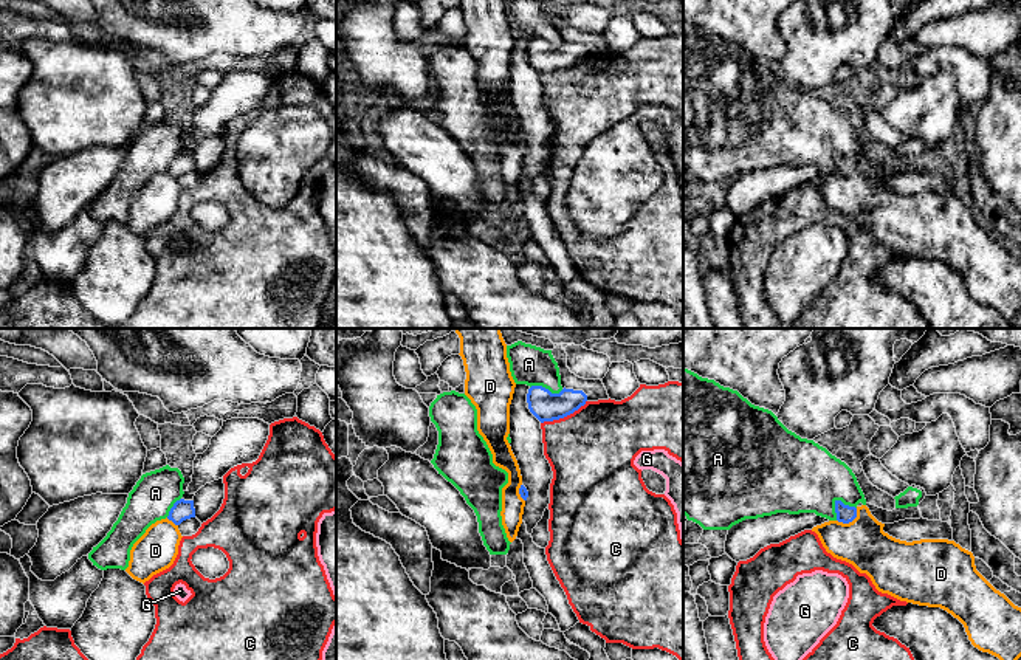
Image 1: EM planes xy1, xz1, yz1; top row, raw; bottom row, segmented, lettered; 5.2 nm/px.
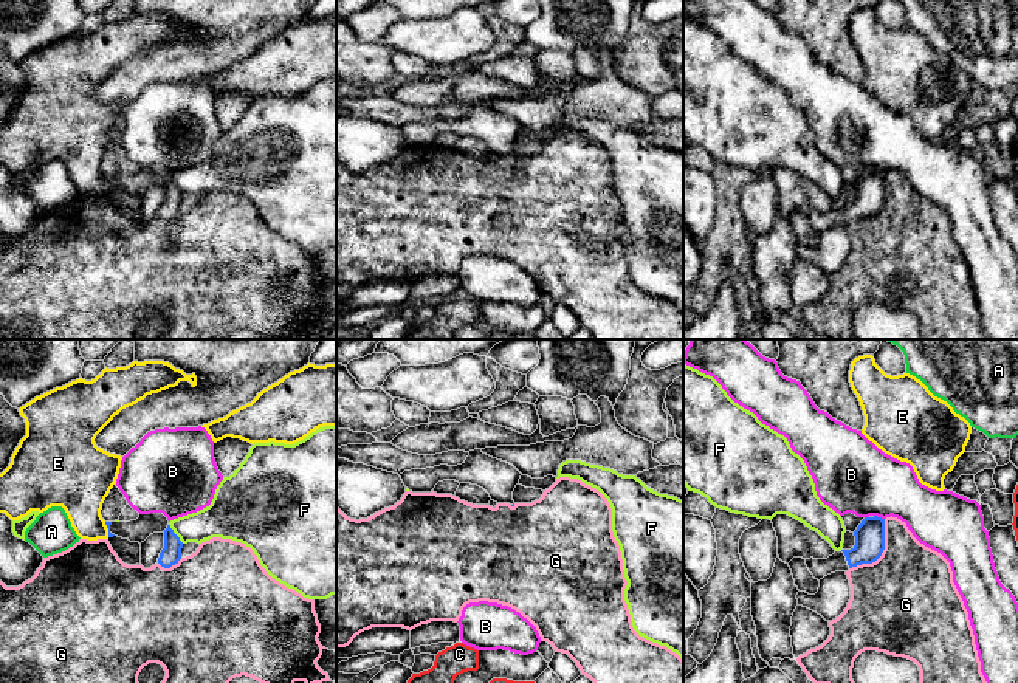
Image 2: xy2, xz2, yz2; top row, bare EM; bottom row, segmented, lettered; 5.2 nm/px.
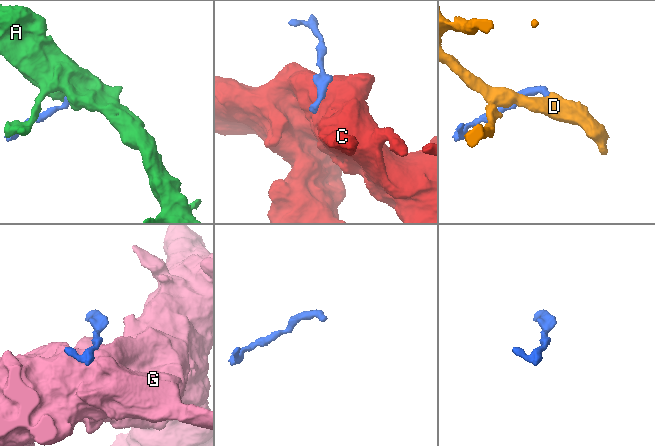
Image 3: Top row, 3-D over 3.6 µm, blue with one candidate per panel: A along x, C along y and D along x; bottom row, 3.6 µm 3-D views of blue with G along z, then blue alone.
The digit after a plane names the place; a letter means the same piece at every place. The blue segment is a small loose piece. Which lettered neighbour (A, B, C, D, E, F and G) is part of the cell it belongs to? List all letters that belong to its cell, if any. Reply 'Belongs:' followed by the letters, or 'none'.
Belongs: none

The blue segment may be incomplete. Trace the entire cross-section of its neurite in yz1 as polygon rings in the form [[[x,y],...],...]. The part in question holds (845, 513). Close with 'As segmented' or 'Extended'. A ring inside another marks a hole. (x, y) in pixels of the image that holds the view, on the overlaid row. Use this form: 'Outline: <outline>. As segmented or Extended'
Outline: [[[835,500],[837,521],[849,524],[857,517],[857,508],[844,505],[841,500]]]. As segmented

